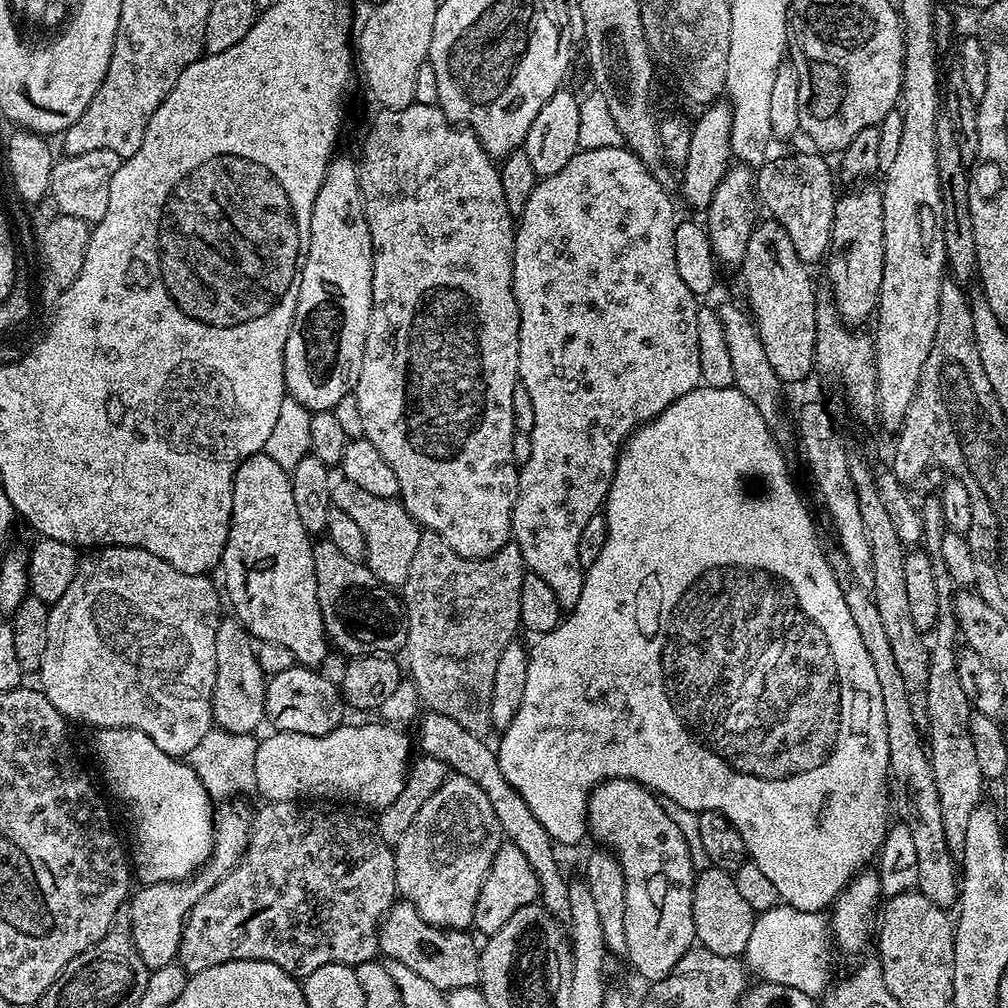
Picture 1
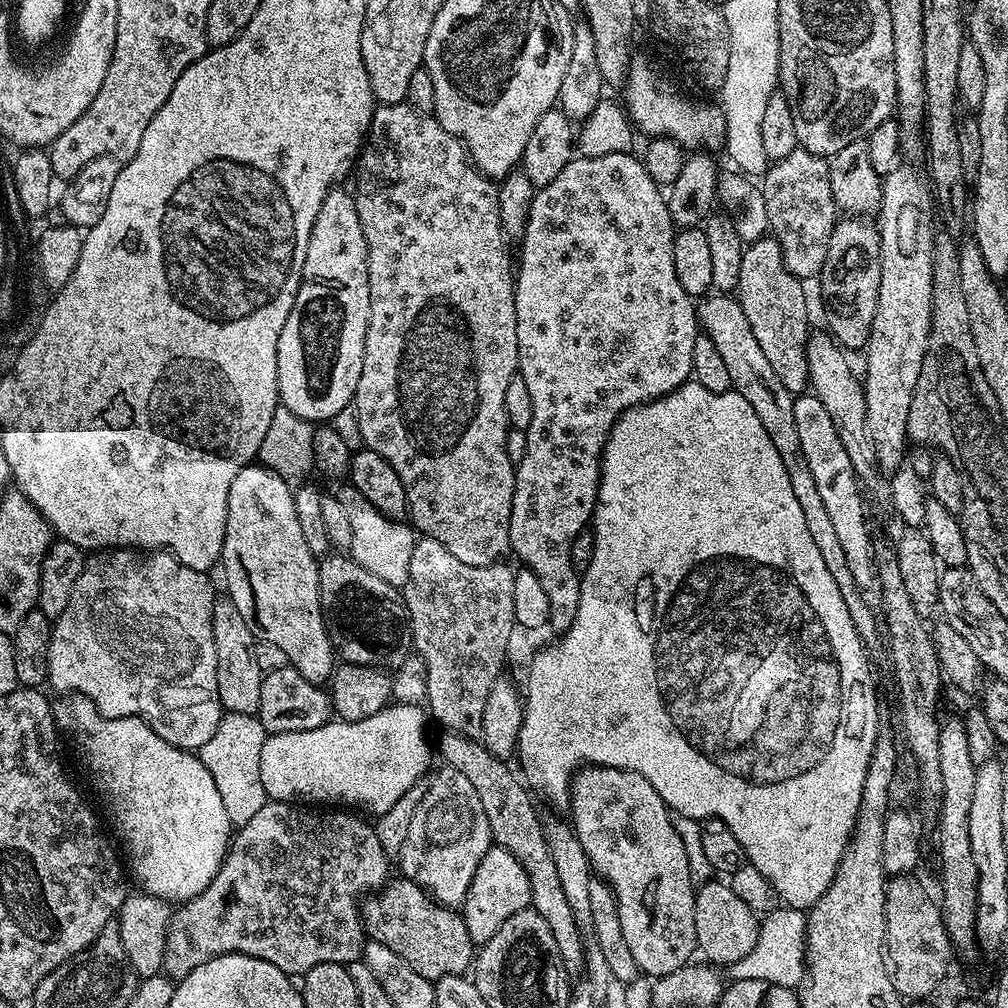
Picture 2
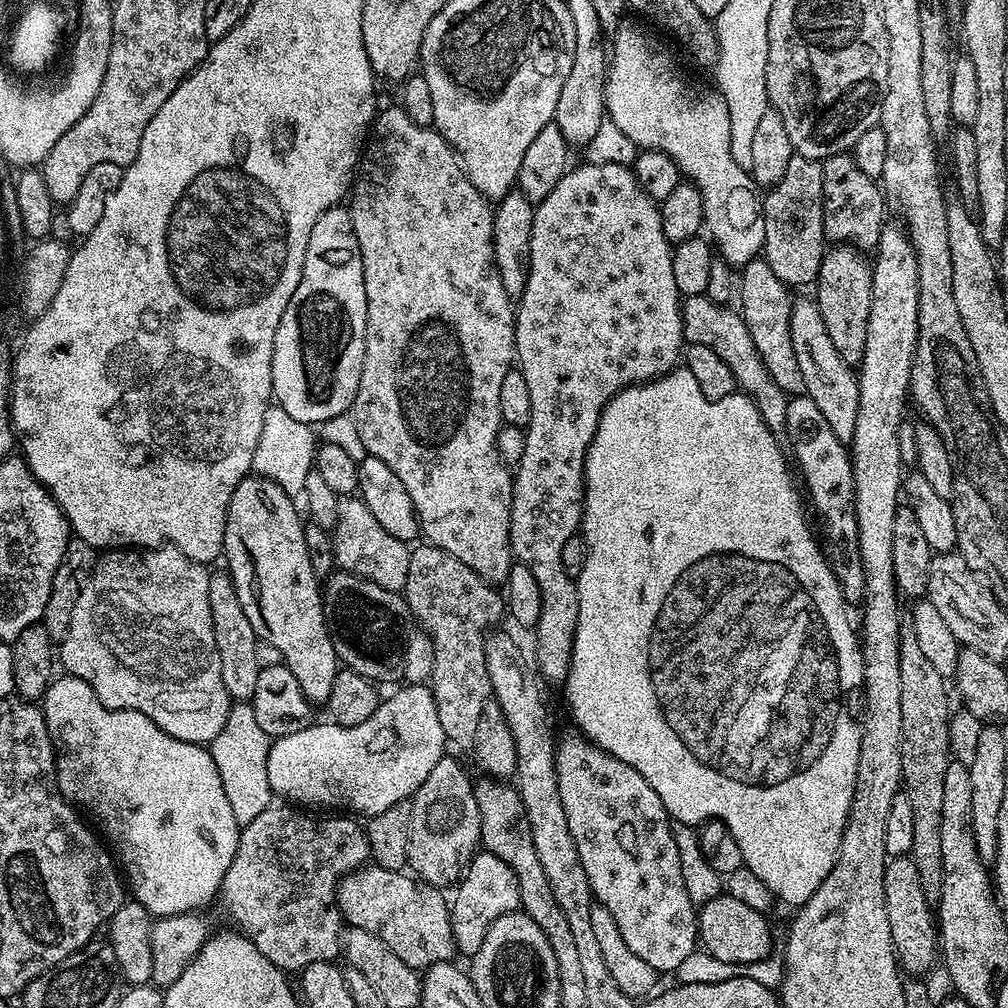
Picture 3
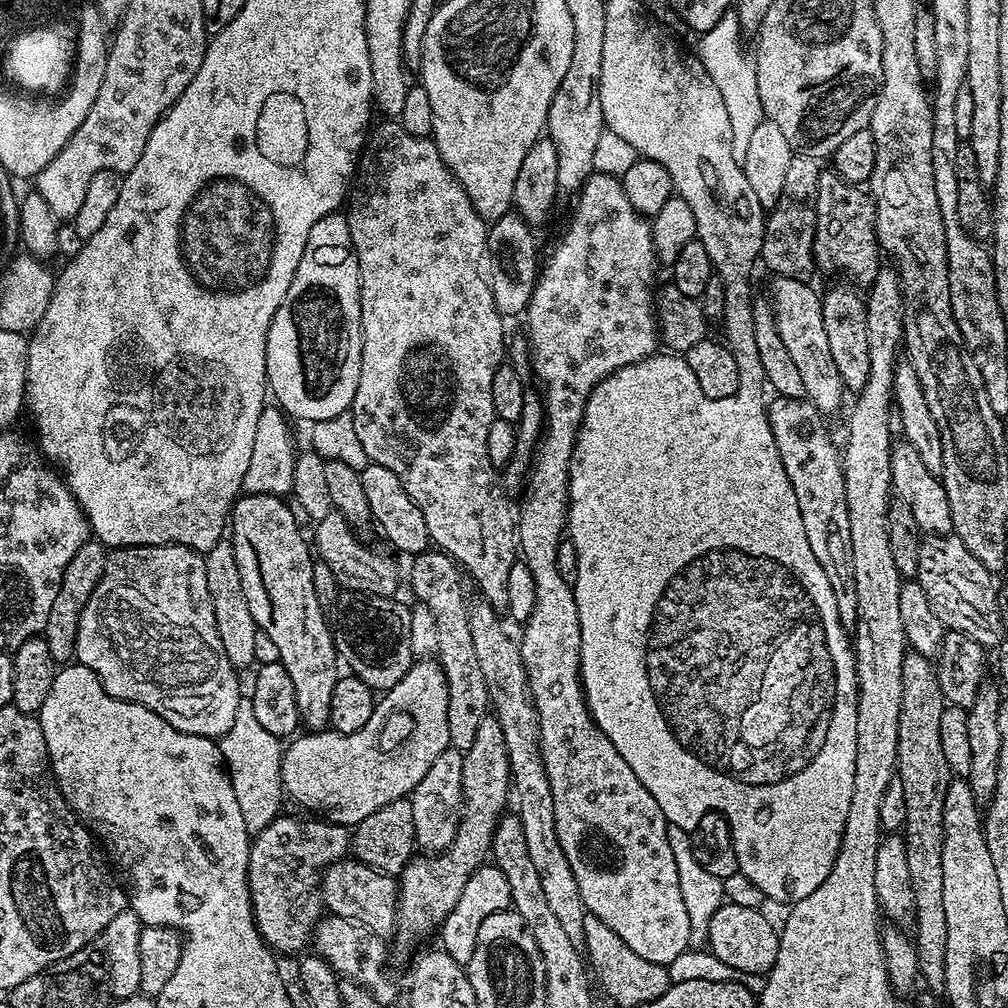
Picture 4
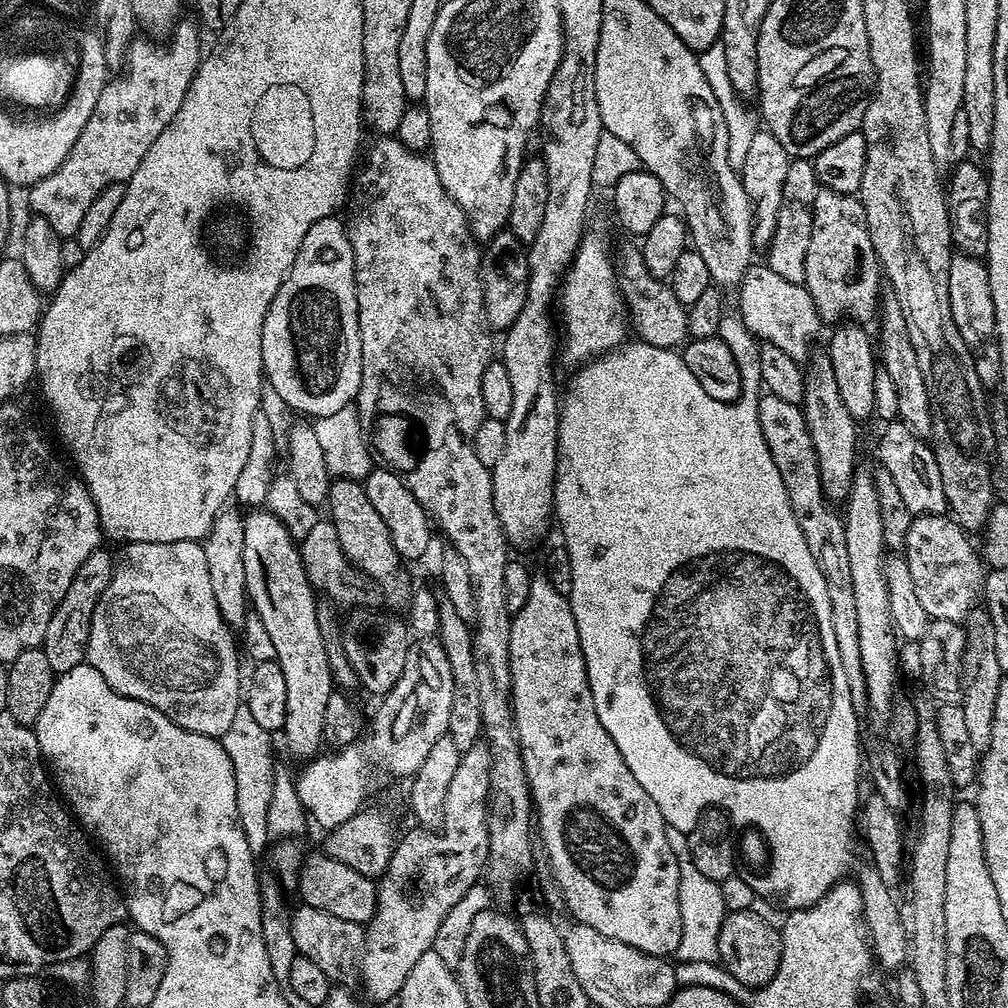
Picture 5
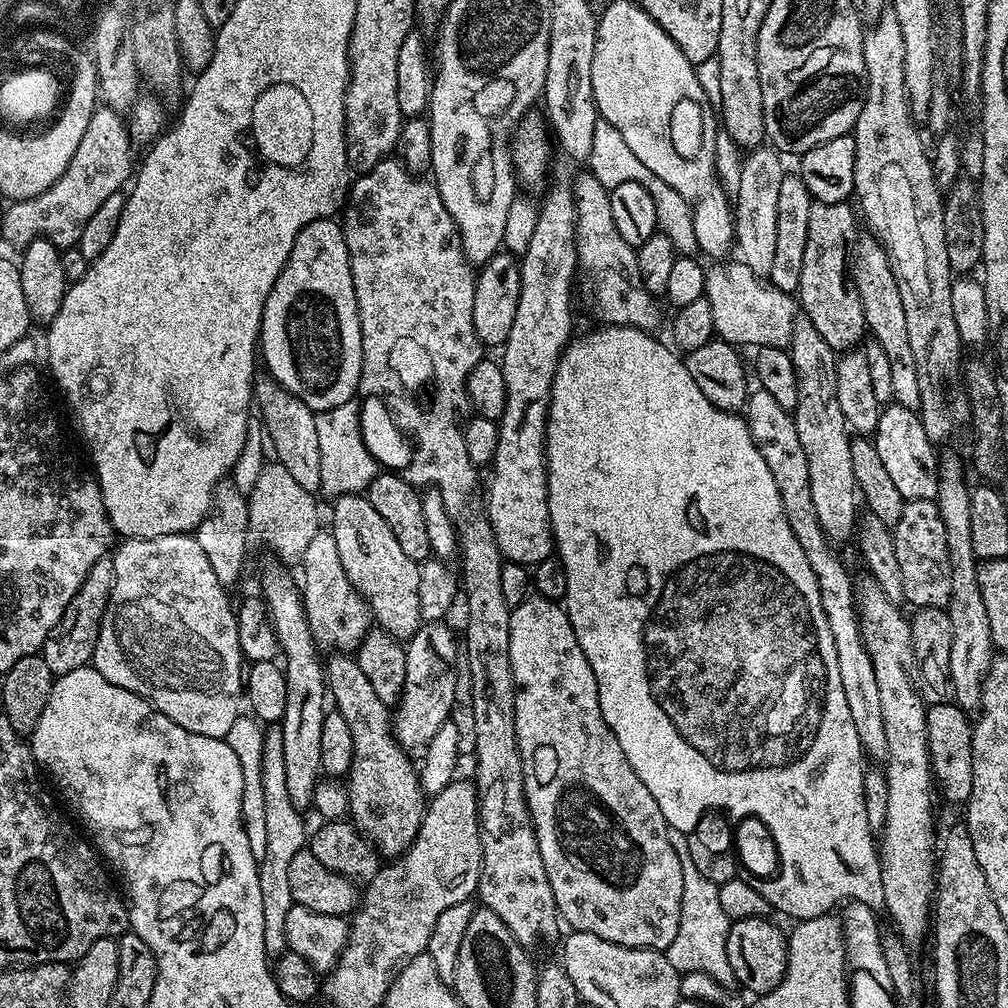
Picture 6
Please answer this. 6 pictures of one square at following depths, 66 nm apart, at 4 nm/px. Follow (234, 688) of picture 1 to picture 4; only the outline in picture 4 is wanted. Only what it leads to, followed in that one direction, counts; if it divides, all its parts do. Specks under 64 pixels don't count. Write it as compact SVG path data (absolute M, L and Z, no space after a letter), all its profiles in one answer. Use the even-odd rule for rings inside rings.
M221 538L209 552L203 553L206 566L206 590L210 590L210 606L214 606L214 622L218 626L218 638L222 638L222 650L226 650L226 658L233 668L243 670L254 661L254 638L258 634L254 614L250 614L250 606L246 602L246 594L242 591L242 578L238 574L238 558L234 558L234 546L231 539Z

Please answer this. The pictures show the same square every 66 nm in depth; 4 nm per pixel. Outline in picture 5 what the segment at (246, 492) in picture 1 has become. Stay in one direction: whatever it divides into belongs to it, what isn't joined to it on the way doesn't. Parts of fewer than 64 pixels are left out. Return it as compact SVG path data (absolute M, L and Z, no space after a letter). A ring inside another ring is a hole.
M252 510L244 516L242 546L251 611L262 618L262 626L266 626L274 642L275 661L282 666L282 674L286 677L284 744L290 755L297 756L300 762L307 762L321 751L324 744L326 702L334 691L326 647L318 628L318 596L308 580L297 541L272 512Z

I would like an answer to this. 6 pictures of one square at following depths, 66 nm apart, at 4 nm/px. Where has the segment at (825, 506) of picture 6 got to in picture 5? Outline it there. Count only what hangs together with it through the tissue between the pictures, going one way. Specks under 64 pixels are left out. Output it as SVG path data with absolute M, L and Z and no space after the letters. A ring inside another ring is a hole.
M820 350L807 361L804 373L804 417L810 438L814 442L816 465L822 478L827 499L832 502L847 501L852 489L852 478L858 471L856 465L856 428L858 422L850 418L850 410L838 394L838 382L834 382L834 366L830 366L827 351Z

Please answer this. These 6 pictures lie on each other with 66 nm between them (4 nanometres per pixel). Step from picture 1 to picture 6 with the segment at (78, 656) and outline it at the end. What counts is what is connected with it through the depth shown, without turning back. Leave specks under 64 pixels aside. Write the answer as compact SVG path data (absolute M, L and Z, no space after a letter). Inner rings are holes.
M179 532L170 534L162 538L146 538L145 540L125 539L120 549L117 547L111 553L112 572L115 574L110 598L108 599L108 609L104 612L102 626L98 630L98 642L94 646L91 667L97 668L114 686L122 686L122 690L130 690L134 694L143 696L145 700L152 703L166 718L178 722L186 730L194 734L206 734L210 738L224 738L234 720L242 714L242 657L240 655L240 643L238 642L238 622L236 621L236 608L228 601L229 589L214 575L214 569L210 566L210 561L206 559L206 554L202 546L198 546L195 535Z

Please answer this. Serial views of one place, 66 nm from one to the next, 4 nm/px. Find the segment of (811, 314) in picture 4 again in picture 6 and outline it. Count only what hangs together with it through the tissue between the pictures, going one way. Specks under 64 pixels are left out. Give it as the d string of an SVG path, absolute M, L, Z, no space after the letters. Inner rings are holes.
M716 262L705 271L704 299L710 302L714 314L715 335L728 344L756 344L757 349L783 348L792 343L792 331L798 315L798 300L783 287L765 282L750 270L750 266L733 262Z

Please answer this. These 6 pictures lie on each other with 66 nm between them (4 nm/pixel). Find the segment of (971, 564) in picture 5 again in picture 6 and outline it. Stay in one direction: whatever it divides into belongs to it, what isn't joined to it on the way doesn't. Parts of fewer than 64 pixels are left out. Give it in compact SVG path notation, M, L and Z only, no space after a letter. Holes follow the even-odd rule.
M909 500L902 510L902 518L898 518L896 527L891 529L894 553L897 554L899 569L904 583L904 599L913 604L913 609L944 608L952 599L952 563L946 542L946 526L940 517L935 500Z

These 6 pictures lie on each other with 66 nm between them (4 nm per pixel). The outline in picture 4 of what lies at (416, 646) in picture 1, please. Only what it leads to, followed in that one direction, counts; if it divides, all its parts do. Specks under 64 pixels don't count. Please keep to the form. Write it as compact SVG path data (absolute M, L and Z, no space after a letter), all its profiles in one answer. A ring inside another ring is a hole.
M429 550L411 557L412 569L406 576L412 579L412 592L419 603L425 604L434 614L438 625L438 650L436 656L444 671L448 687L448 709L443 727L448 731L447 743L464 753L474 746L474 737L482 718L489 715L490 701L486 678L478 666L478 654L474 651L474 638L470 635L468 621L469 601L464 601L464 584L460 581L461 569L455 560L443 550Z

